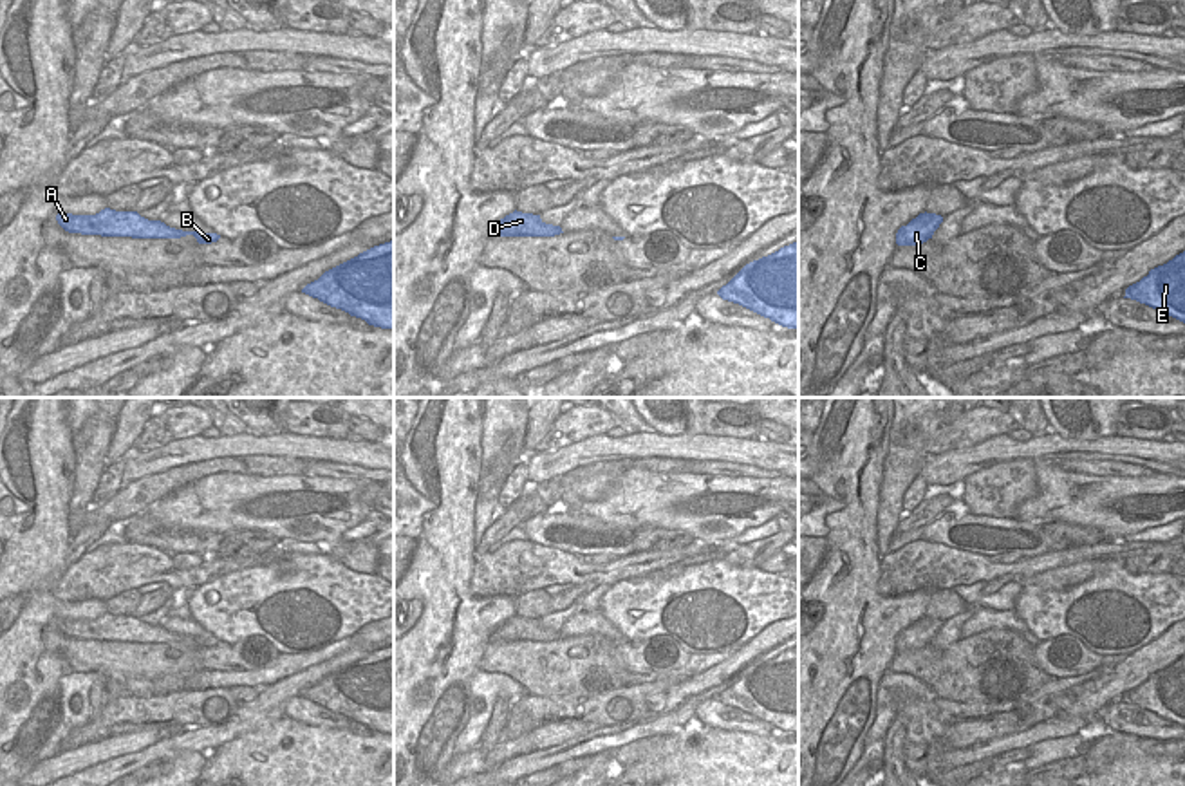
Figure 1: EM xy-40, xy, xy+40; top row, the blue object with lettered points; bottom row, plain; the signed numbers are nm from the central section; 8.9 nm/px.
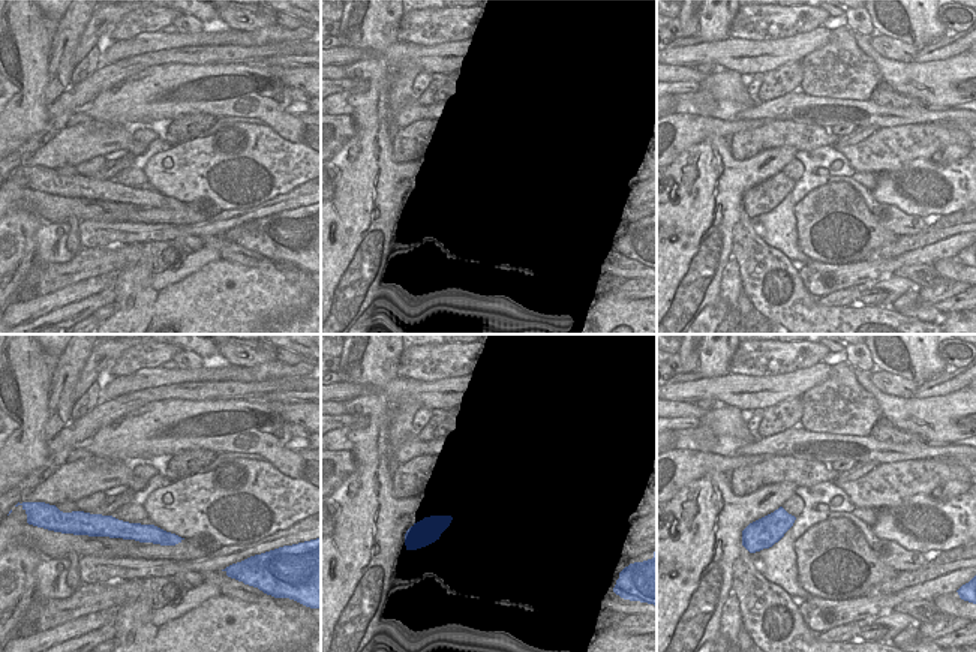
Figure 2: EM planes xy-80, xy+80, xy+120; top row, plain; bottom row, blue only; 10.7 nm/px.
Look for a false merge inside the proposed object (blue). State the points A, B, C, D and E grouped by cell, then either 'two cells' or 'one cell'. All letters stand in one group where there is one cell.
A B D E / C; two cells

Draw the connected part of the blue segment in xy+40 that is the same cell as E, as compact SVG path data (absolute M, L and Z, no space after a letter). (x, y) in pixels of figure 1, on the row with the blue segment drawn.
M1185 251L1149 271L1125 296L1185 323Z

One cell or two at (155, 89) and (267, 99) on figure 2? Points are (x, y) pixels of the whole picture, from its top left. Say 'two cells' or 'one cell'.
one cell

